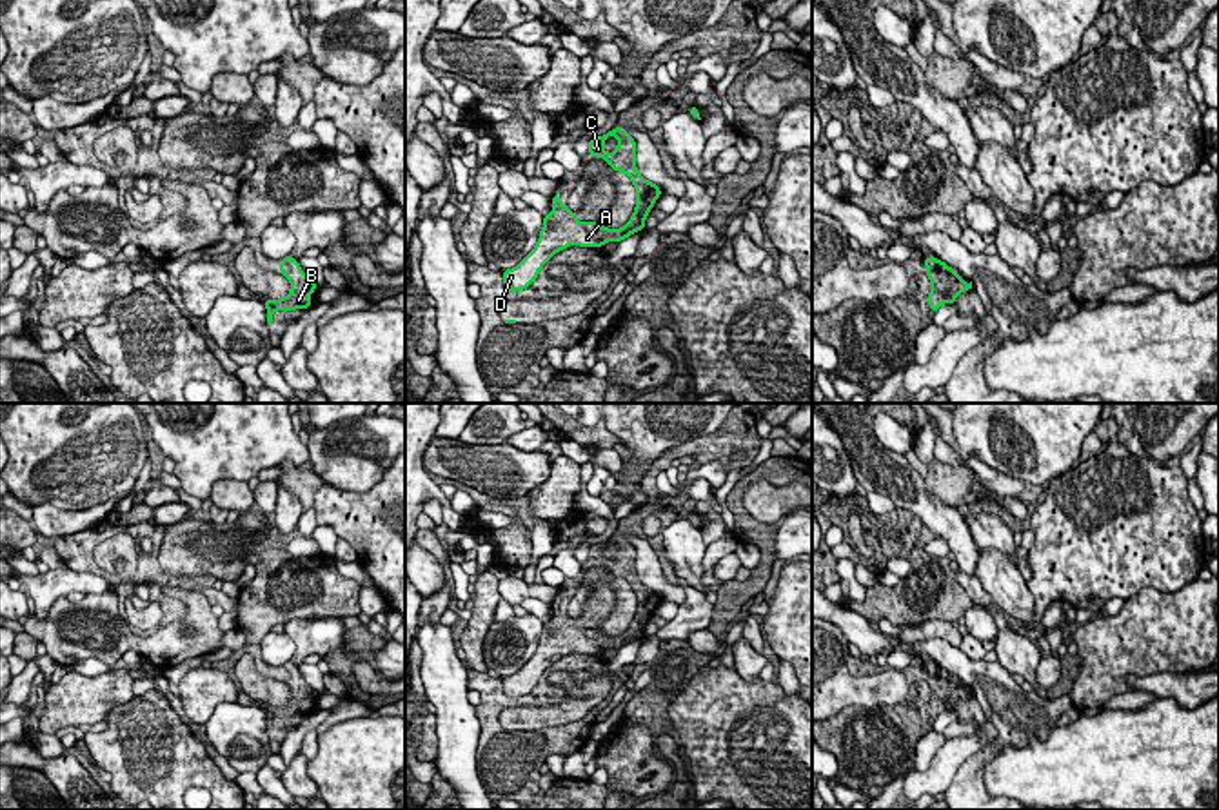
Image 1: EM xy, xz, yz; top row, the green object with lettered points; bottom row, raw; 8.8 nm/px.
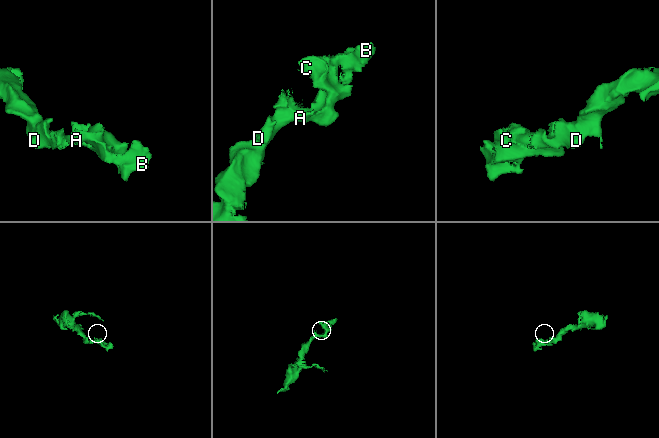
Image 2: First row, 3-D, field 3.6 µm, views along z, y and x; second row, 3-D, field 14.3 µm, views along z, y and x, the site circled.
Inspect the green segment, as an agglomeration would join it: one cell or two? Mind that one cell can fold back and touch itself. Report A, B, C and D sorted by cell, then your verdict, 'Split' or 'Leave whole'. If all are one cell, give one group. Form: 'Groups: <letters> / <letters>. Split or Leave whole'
Groups: A B C D. Leave whole

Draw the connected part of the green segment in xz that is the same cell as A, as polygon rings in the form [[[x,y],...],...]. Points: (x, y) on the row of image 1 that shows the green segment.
[[[614,127],[607,134],[589,140],[589,154],[603,158],[610,169],[625,173],[636,187],[636,207],[630,220],[619,229],[609,229],[598,222],[578,222],[578,212],[561,203],[561,194],[552,194],[552,212],[543,216],[543,227],[536,247],[512,269],[501,271],[505,289],[518,292],[538,278],[543,265],[561,249],[570,245],[603,247],[607,242],[621,242],[645,229],[645,218],[663,194],[645,180],[636,167],[636,142],[625,127]]]

